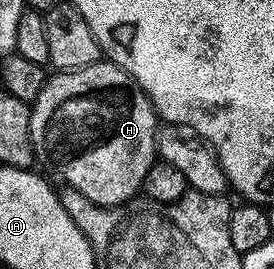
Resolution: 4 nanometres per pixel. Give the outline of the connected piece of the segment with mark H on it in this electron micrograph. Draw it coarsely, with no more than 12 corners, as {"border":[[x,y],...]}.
{"border":[[128,74],[50,106],[35,157],[98,206],[142,191],[161,126]]}

